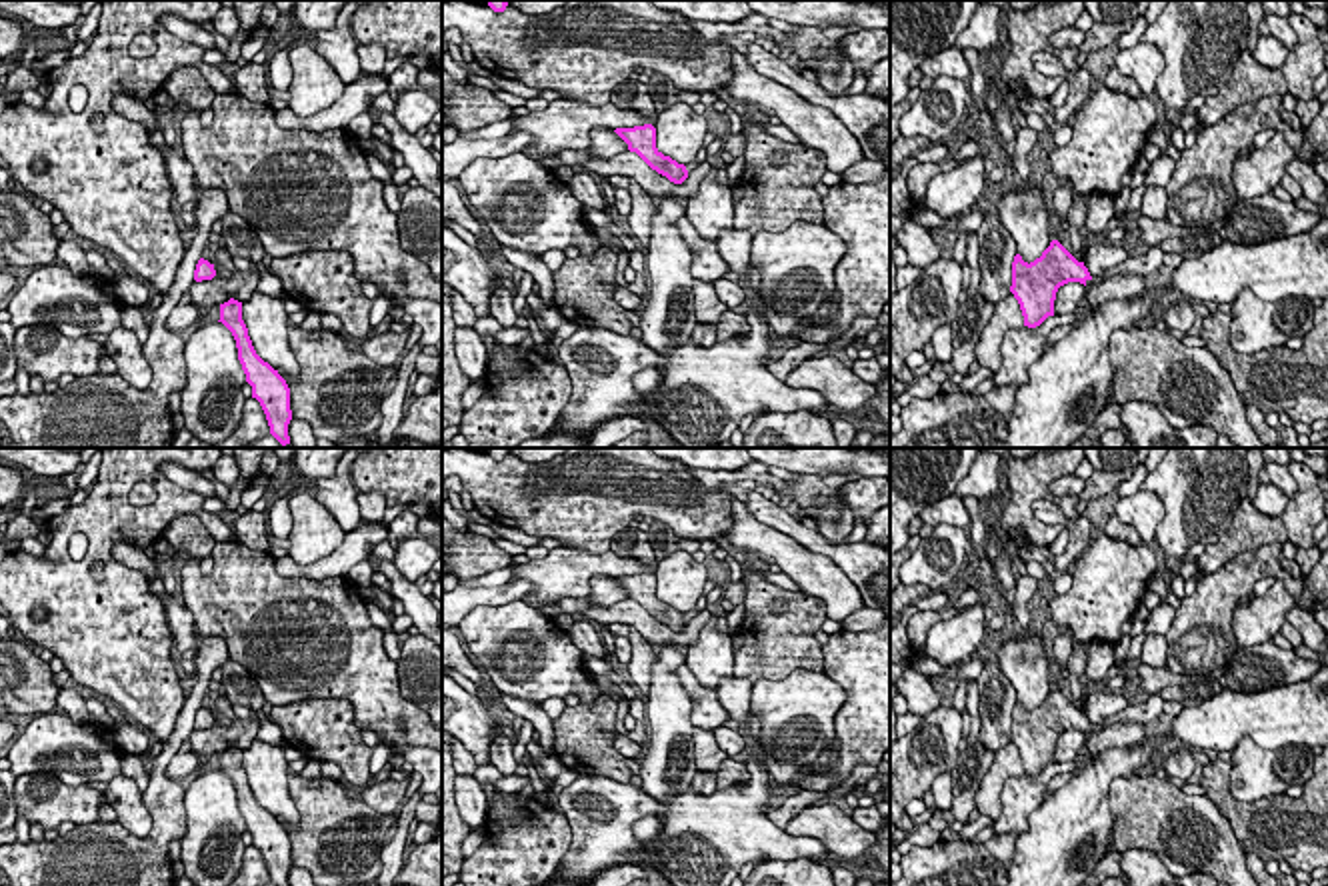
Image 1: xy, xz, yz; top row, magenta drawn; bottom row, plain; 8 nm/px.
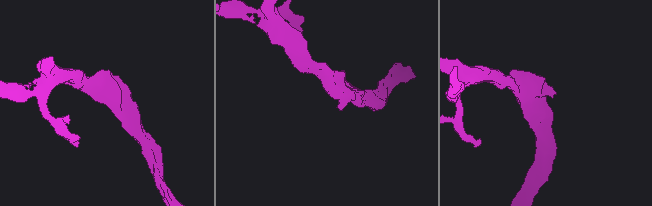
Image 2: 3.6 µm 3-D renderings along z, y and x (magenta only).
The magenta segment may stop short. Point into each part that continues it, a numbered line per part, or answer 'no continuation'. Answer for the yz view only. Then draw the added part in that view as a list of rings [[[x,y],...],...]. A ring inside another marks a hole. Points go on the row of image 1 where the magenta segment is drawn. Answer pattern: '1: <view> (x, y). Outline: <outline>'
1: yz (1152, 260). Outline: [[[1160,246],[1146,248],[1144,254],[1136,258],[1128,258],[1120,266],[1114,266],[1106,270],[1102,276],[1092,276],[1086,280],[1086,284],[1100,284],[1104,280],[1110,280],[1118,274],[1138,274],[1138,276],[1148,276],[1152,272],[1162,272],[1164,270],[1164,250]]]

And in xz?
no continuation

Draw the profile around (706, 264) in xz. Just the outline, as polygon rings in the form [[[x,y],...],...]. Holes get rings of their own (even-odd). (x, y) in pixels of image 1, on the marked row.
[[[682,216],[678,222],[678,232],[692,252],[690,274],[694,280],[714,282],[720,280],[726,272],[730,272],[724,258],[718,254],[718,242],[704,240],[696,228]]]

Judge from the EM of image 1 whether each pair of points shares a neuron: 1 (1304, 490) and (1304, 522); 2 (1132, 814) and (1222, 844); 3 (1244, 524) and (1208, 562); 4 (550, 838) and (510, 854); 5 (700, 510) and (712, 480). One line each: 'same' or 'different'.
1: same
2: same
3: same
4: same
5: different

